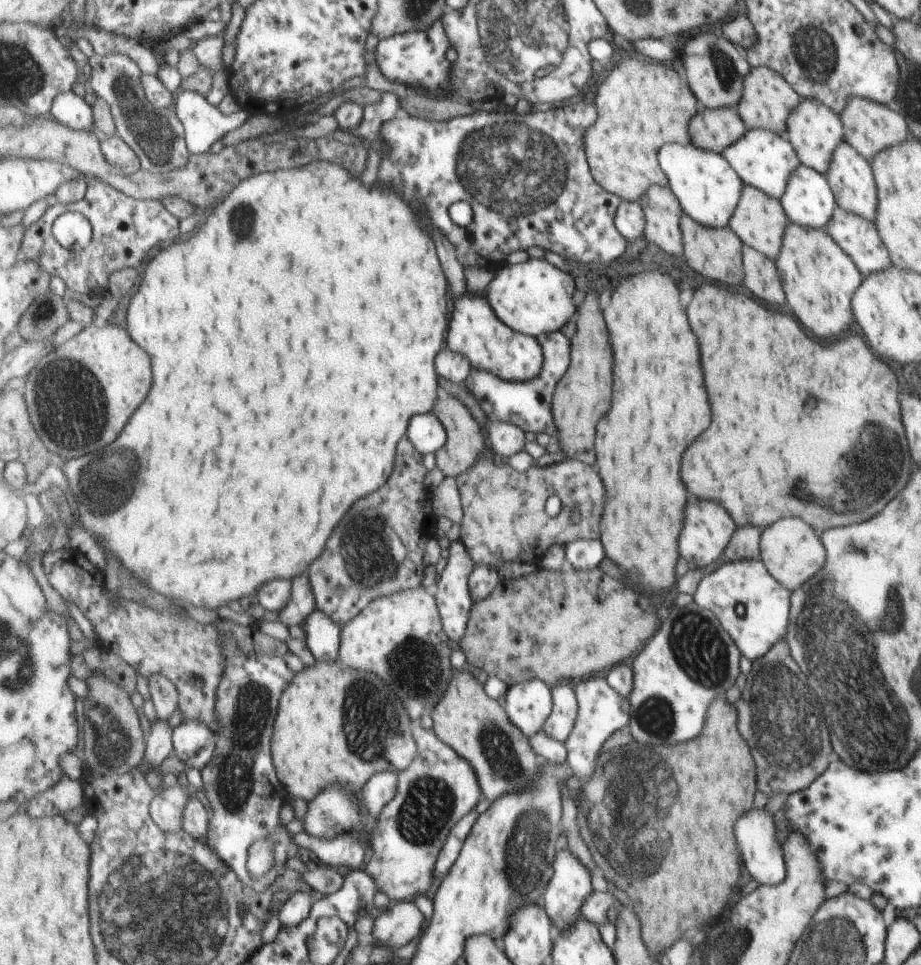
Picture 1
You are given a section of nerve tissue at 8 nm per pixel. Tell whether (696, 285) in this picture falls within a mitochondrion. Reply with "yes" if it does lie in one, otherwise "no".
no

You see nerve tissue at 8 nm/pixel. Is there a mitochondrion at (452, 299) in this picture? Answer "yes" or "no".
no

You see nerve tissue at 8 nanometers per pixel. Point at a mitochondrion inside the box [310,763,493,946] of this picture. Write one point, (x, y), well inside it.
(430, 803)

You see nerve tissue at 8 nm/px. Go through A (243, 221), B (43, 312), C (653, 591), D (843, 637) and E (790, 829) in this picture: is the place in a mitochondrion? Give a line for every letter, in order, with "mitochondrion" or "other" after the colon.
A: mitochondrion
B: mitochondrion
C: other
D: mitochondrion
E: other

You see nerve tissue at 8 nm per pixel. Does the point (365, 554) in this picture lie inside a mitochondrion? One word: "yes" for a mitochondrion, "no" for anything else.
yes

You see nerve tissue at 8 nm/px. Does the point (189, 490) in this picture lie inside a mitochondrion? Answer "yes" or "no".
no

